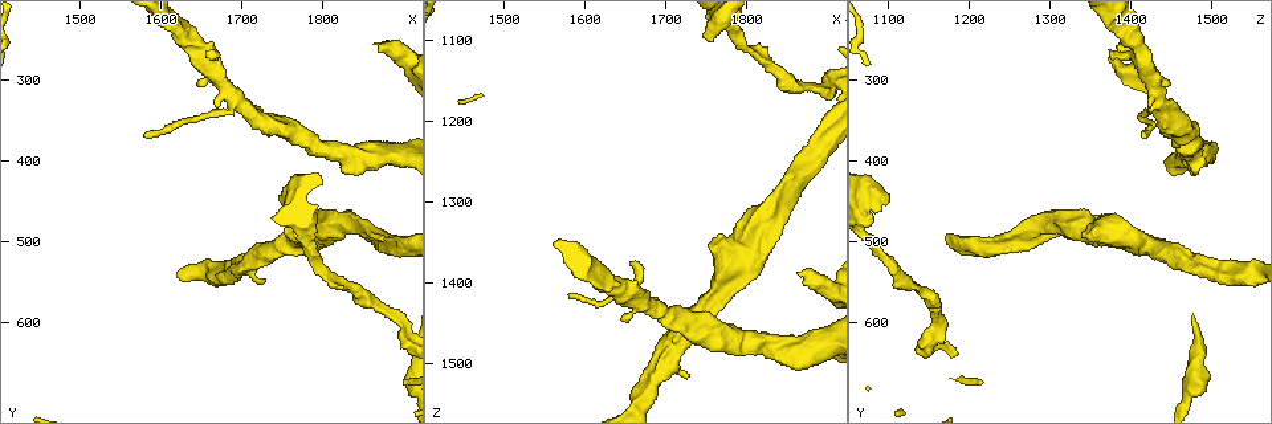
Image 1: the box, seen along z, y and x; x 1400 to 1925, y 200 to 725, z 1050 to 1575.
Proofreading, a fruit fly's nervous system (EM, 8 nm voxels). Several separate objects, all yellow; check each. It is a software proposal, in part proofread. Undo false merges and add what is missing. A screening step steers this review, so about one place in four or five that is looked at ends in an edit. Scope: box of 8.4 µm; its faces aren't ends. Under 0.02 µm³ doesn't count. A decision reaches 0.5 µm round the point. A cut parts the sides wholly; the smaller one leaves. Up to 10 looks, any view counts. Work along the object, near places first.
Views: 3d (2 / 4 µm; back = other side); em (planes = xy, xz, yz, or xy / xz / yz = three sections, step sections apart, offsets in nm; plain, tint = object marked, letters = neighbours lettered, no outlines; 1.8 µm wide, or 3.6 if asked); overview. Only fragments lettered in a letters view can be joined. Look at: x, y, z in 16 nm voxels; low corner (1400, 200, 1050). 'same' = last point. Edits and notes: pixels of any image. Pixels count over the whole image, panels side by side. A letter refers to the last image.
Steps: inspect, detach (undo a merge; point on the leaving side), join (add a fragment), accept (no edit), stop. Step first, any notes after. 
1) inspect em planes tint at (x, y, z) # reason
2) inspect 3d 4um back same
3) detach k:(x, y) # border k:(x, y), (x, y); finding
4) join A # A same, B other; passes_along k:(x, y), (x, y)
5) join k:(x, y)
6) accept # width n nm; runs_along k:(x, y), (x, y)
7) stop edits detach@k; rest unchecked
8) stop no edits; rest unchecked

inspect em planes letters at (1830, 475, 1305)

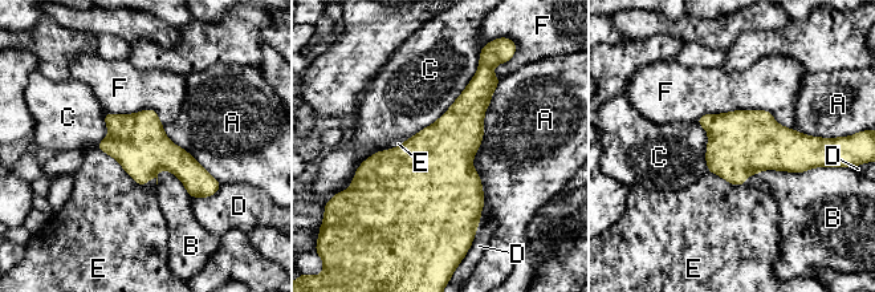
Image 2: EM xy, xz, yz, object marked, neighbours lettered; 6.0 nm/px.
accept # longest_contact A 850 nm; A other, B other, C other, D other, E other, F other; continuous, no second cell

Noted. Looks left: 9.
inspect 3d 4um at (1580, 370, 1420)

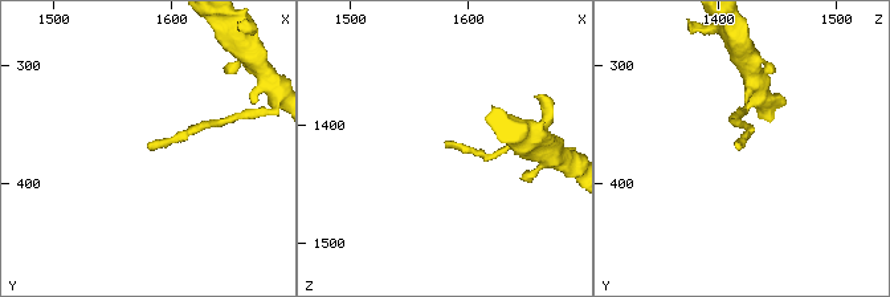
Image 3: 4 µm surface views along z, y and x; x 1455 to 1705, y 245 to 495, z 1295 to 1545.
inspect em planes tint at (1582, 368, 1420)

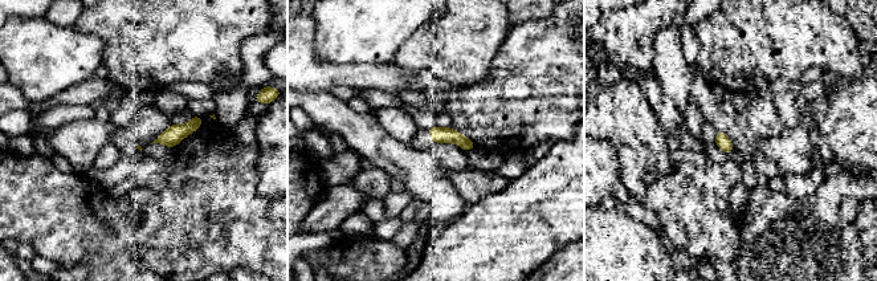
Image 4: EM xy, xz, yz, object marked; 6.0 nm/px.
inspect em planes letters same

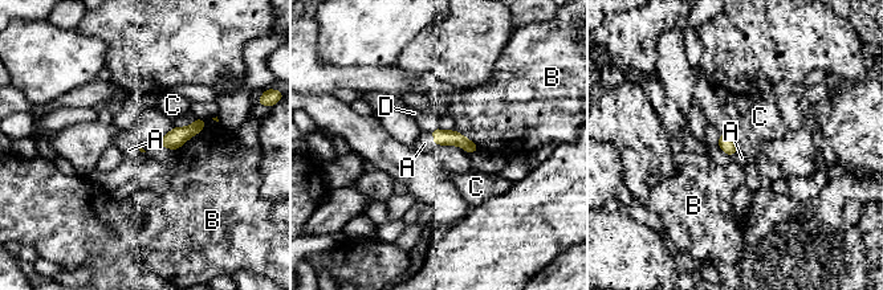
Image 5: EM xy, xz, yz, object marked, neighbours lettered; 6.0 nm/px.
join D # A other, B other, C other, D same; the cell continues

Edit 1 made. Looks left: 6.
inspect overview

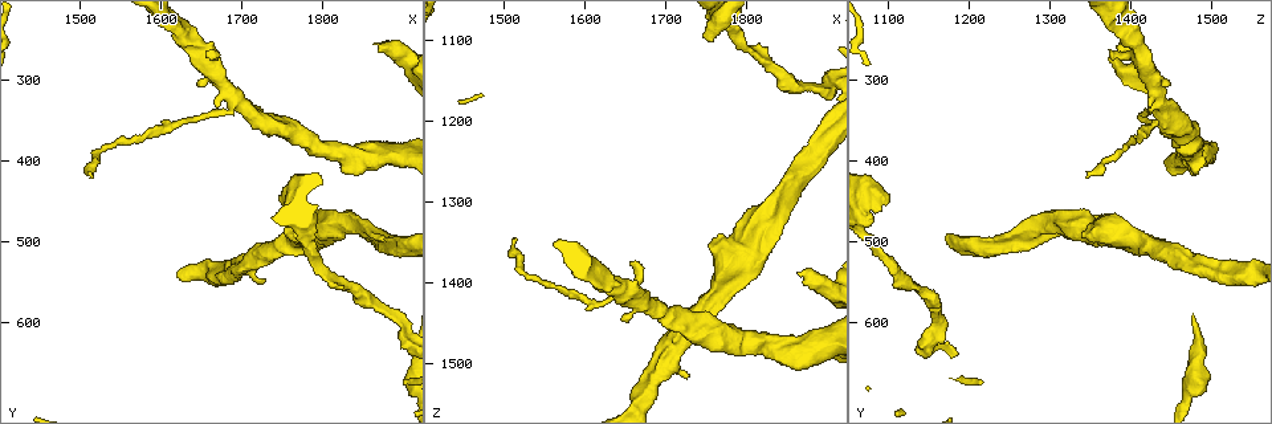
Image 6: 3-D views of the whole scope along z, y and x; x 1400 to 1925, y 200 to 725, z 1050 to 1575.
inspect 3d 4um back at (1655, 265, 1375) # free end

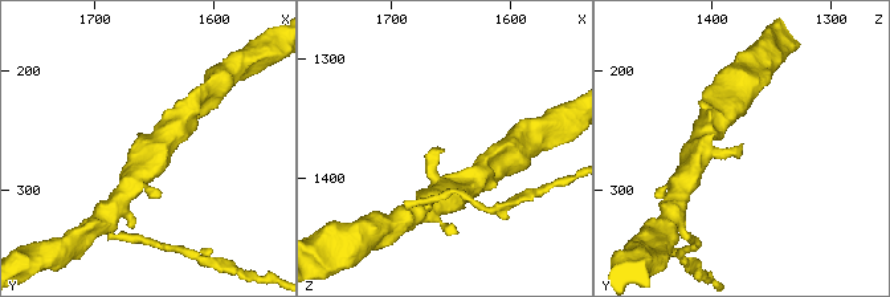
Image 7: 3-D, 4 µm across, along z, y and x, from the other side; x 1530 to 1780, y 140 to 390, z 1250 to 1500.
inspect em 3.6um planes plain at (1656, 264, 1378)

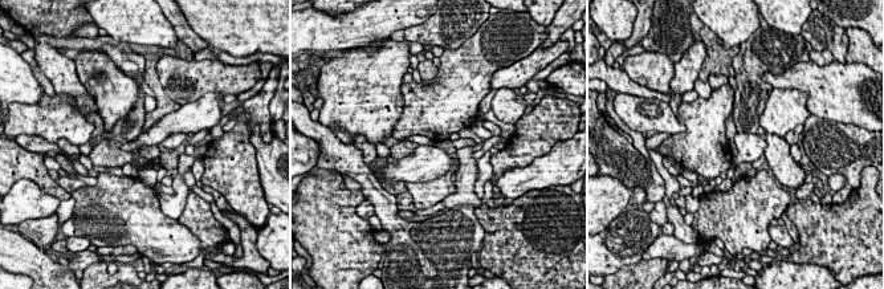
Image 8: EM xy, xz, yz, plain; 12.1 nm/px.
inspect em 3.6um planes letters same # what lies round it

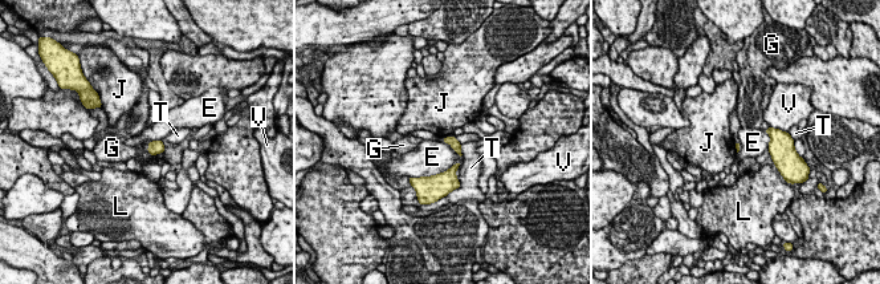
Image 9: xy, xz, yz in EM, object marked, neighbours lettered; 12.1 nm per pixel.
accept # E other, G other, J other, L other, T other, V other; border 9:(460, 162), (440, 173), (414, 178); no lettered fragment goes on from it

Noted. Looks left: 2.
inspect em planes letters at (1755, 455, 1100) # an open end

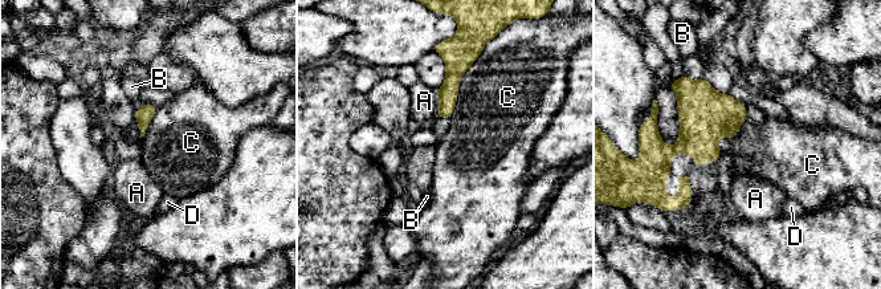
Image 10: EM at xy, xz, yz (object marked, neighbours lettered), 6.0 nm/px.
accept # A other, B other, C other, D other; border 10:(478, 57), (460, 77), (448, 117); no lettered fragment goes on from it

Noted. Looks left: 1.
stop edits join@5; rest unchecked

